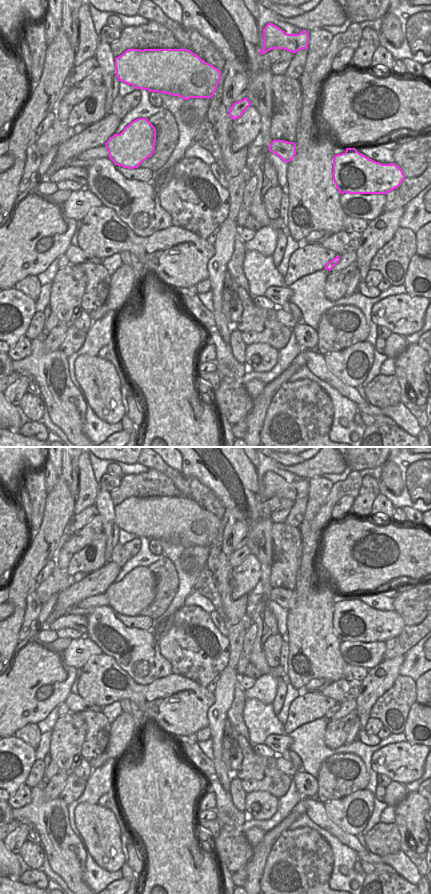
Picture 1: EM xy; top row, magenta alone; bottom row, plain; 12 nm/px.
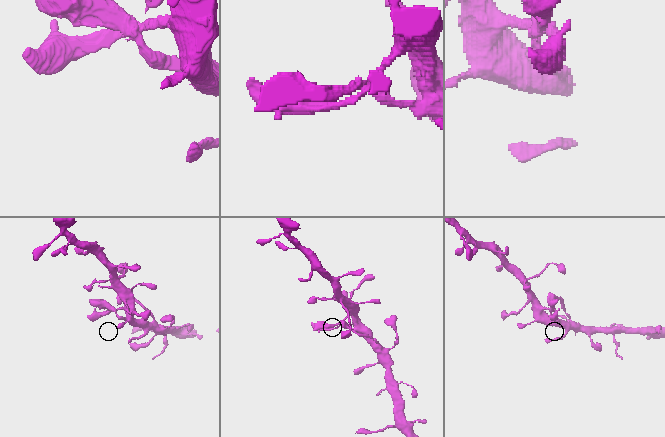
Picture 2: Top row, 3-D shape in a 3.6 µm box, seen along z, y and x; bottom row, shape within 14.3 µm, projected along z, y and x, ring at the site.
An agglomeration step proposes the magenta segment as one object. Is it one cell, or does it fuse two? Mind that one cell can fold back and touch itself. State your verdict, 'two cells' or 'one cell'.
one cell

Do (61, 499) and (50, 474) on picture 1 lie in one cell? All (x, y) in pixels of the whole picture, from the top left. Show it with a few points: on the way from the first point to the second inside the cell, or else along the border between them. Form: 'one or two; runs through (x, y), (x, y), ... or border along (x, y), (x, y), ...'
two; border along (59, 476), (56, 484), (47, 495)

